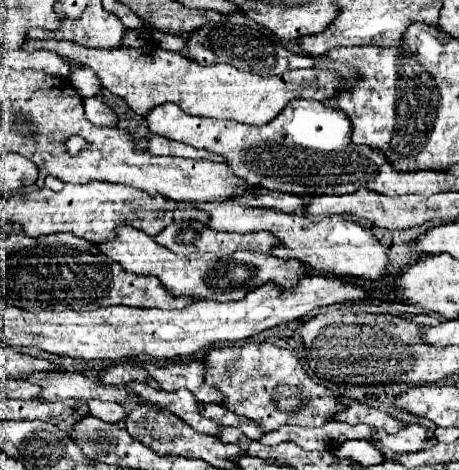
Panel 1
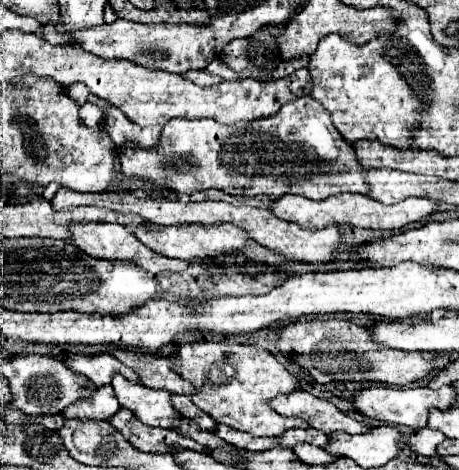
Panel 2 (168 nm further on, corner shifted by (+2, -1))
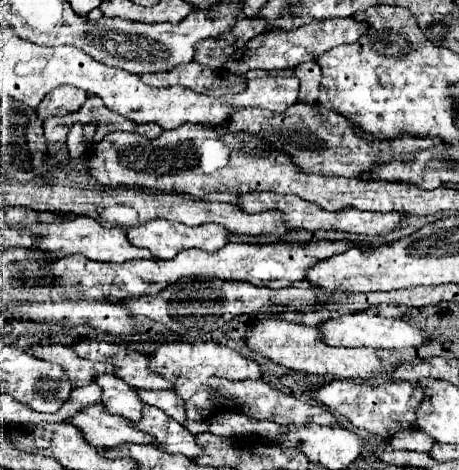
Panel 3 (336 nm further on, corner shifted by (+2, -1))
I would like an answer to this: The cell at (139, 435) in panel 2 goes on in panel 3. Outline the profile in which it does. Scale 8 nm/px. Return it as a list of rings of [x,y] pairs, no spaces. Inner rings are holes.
[[[102,404],[84,408],[68,422],[74,424],[82,432],[82,436],[86,440],[90,440],[90,444],[94,444],[94,446],[118,448],[124,442],[156,444],[154,436],[150,436],[148,432],[142,432],[142,430],[136,430],[132,420],[106,412],[106,408],[102,408]]]

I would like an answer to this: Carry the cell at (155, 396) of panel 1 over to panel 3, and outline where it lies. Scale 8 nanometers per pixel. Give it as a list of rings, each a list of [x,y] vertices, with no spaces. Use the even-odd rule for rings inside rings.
[[[114,374],[98,376],[96,384],[104,390],[102,404],[108,408],[108,412],[126,416],[134,422],[142,418],[144,404],[142,400],[138,400],[138,388],[128,388],[128,384]]]

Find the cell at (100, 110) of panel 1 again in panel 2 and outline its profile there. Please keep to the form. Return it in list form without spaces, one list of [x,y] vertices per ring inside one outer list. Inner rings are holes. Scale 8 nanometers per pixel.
[[[86,102],[82,108],[80,108],[80,118],[82,118],[82,122],[86,124],[86,126],[100,126],[100,122],[102,122],[102,110],[96,106],[96,104],[90,104],[90,102]]]

